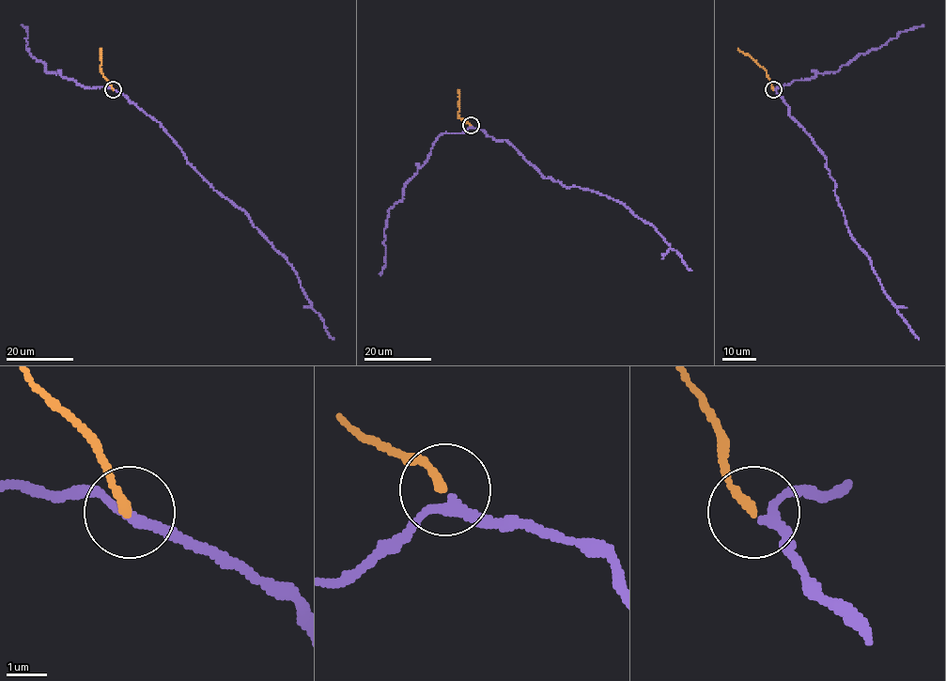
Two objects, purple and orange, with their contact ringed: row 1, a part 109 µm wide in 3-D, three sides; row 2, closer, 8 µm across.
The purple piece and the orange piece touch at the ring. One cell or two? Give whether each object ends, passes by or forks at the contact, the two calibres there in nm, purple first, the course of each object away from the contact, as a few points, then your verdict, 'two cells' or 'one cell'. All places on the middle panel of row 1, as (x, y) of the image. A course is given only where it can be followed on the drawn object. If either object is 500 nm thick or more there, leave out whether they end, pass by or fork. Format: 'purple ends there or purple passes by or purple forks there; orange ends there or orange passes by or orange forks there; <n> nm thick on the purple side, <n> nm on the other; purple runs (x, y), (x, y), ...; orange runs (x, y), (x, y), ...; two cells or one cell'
purple passes by; orange ends there; 240 nm thick on the purple side, 220 nm on the other; purple runs (472, 126), (512, 145), (545, 178), (550, 177), (566, 187), (594, 191), (624, 204), (649, 224), (692, 270); orange runs (471, 125), (458, 117), (457, 89); one cell

